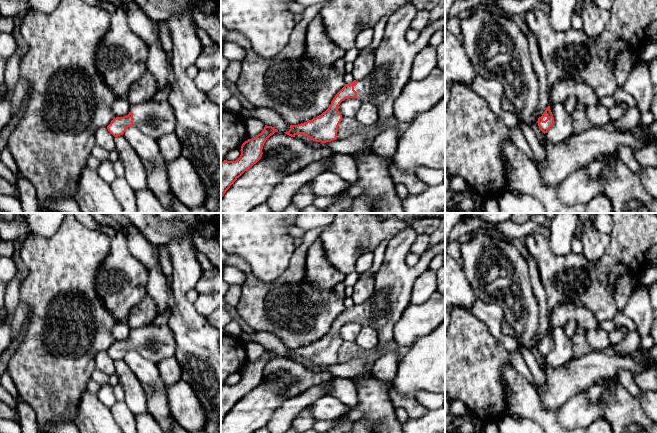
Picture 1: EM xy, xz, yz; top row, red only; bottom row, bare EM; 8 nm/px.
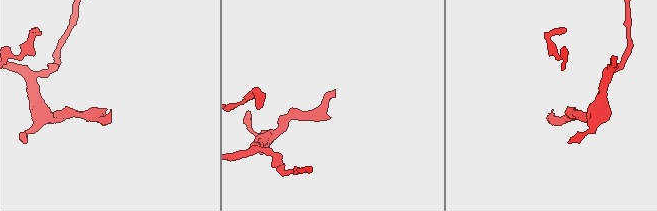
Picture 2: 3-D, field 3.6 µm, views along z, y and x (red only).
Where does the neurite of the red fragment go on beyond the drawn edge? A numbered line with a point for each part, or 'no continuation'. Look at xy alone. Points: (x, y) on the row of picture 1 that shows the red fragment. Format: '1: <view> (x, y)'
1: xy (155, 119)

